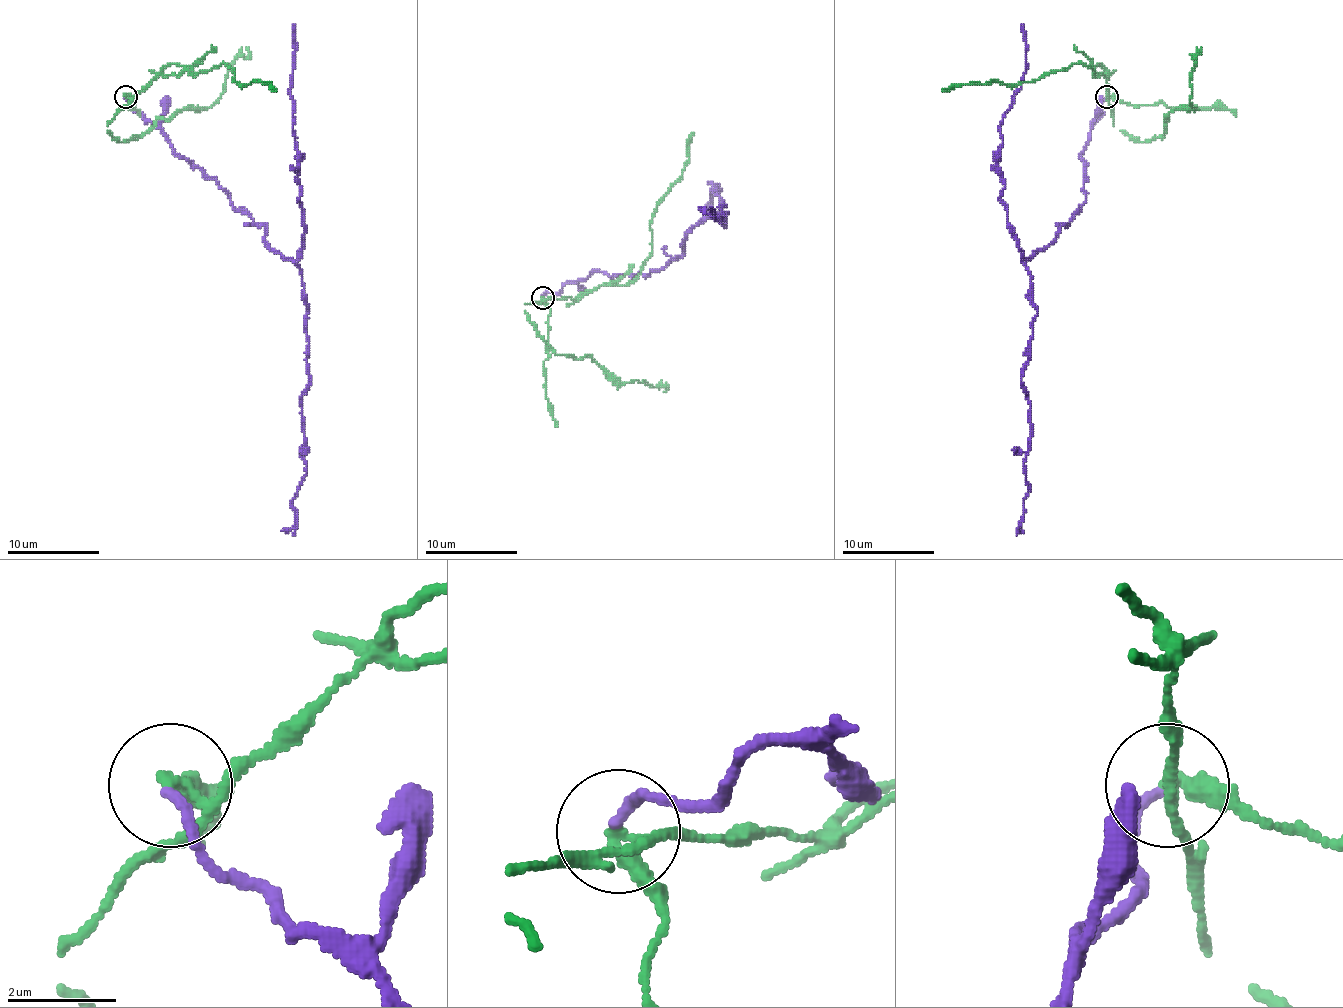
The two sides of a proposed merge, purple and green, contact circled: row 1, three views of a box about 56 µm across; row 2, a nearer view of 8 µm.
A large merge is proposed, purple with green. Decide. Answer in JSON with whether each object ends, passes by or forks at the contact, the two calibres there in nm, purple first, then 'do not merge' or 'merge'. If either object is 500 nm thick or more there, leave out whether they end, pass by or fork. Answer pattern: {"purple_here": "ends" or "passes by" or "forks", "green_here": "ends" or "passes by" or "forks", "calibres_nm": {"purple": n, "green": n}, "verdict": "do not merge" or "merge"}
{"purple_here": "ends", "green_here": "forks", "calibres_nm": {"purple": 190, "green": 200}, "verdict": "do not merge"}

